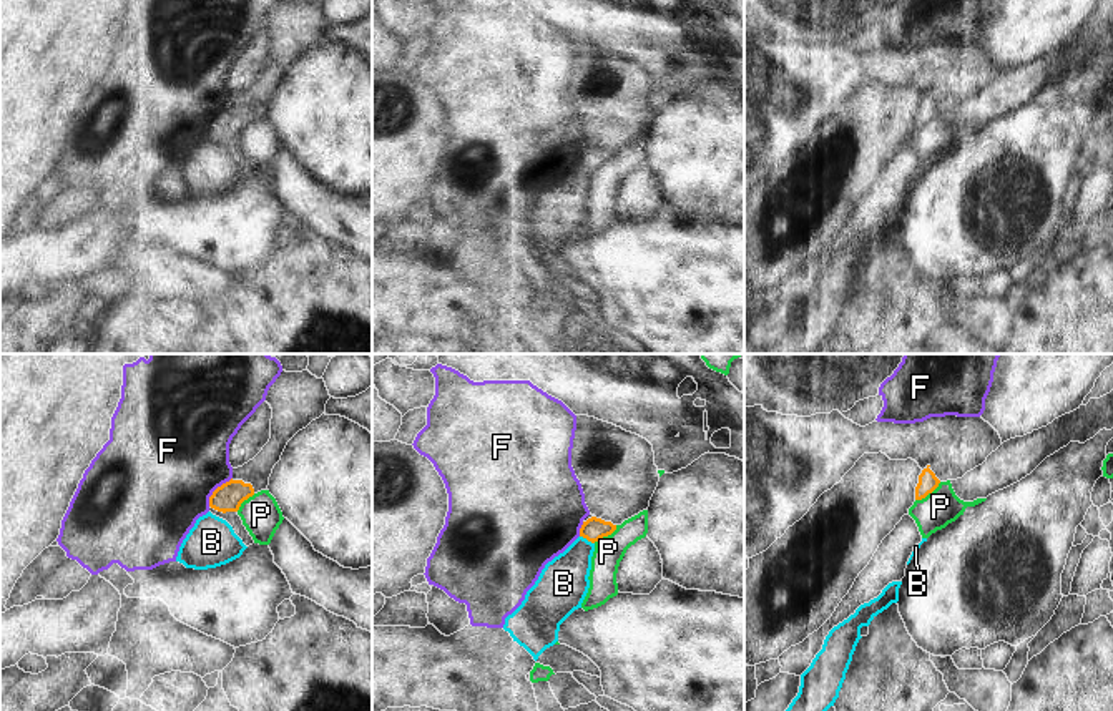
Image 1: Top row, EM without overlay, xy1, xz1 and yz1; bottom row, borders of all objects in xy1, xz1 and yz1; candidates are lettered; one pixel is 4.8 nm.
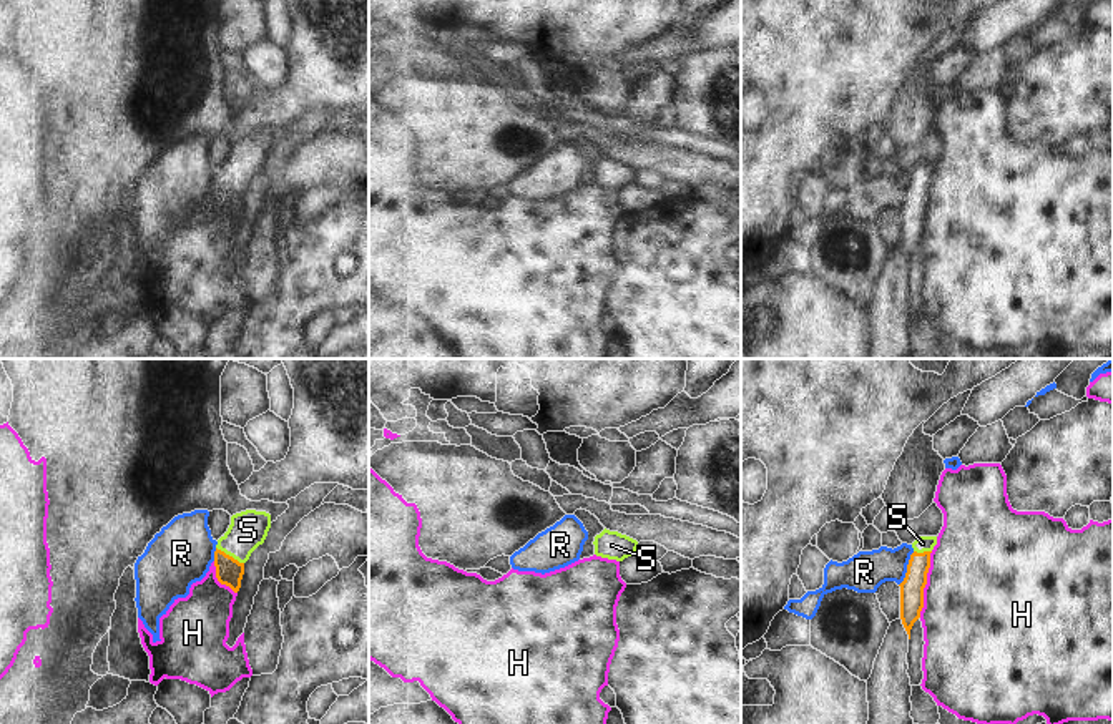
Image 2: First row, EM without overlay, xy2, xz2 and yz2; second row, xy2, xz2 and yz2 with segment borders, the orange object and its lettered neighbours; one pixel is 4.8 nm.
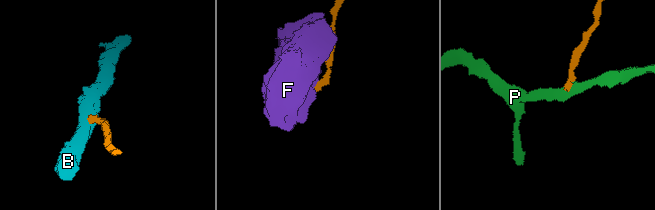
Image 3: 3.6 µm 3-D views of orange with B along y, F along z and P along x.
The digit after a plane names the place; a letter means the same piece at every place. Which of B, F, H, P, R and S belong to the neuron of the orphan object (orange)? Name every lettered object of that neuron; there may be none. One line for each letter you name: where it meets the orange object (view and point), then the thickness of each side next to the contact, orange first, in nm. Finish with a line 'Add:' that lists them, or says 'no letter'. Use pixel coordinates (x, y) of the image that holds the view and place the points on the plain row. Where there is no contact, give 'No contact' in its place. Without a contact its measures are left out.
S: Touches orange at xy2 (228, 183). Thickness 130 nm (orange) against 180 nm
Add: S.

